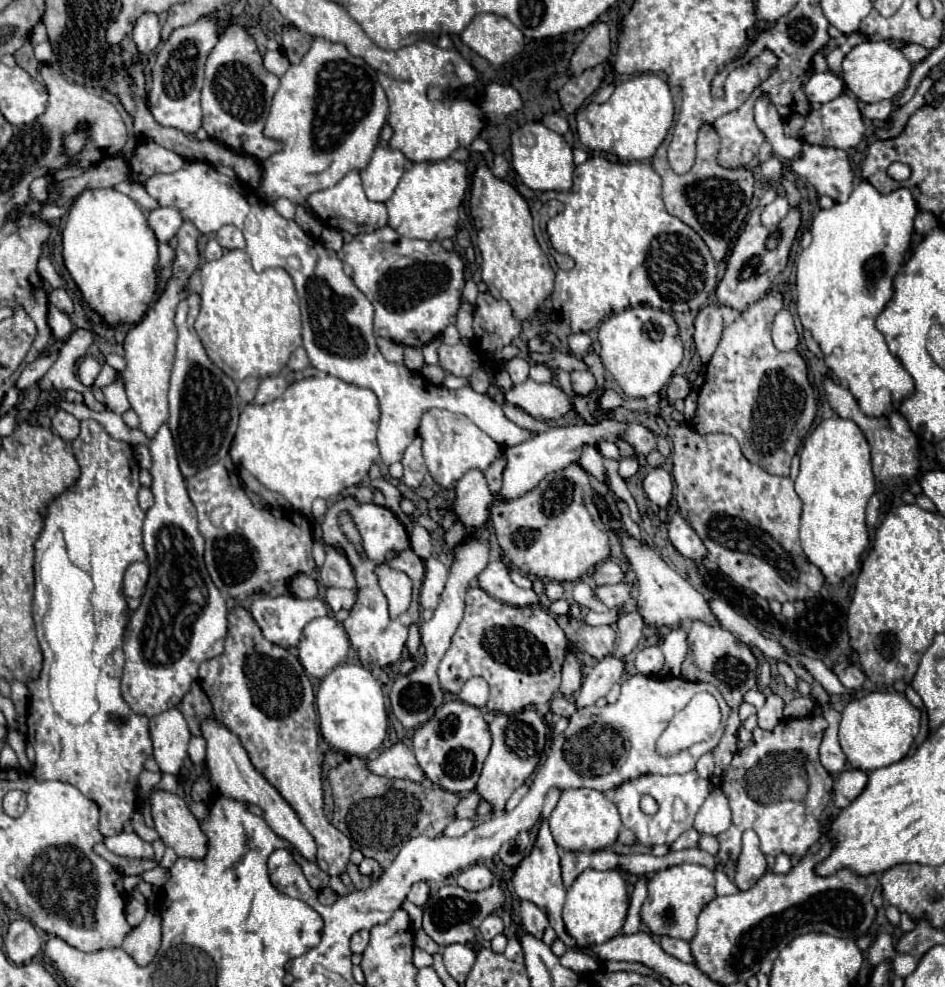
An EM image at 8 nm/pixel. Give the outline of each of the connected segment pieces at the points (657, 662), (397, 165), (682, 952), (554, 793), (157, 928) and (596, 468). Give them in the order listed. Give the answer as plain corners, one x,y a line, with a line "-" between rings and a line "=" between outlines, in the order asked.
653,645
653,647
645,647
645,649
641,649
641,651
637,653
637,657
635,657
635,667
637,667
637,671
639,671
641,675
653,677
653,675
657,675
657,673
661,671
663,661
665,661
665,659
663,659
661,649
659,649
657,645
=
379,145
373,151
371,163
361,171
363,189
365,189
367,197
371,201
385,203
393,195
403,171
405,171
403,165
405,165
403,153
399,153
397,149
=
661,937
661,947
665,953
685,961
685,963
693,963
691,951
689,951
689,943
683,939
675,939
675,937
=
553,787
553,789
547,793
547,797
545,797
545,807
543,807
543,817
549,817
549,815
551,815
551,811
555,809
555,805
557,805
557,801
559,801
559,795
561,795
561,789
557,789
557,787
=
149,911
145,919
127,933
121,949
125,949
137,965
147,965
155,957
161,943
161,917
155,911
=
585,445
583,453
581,453
581,459
579,459
579,465
591,473
595,479
599,479
601,483
605,481
605,475
603,475
603,457
601,453
597,451
597,447
591,447
591,445

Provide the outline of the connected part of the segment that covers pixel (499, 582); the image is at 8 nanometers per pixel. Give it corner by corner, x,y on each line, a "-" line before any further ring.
495,540
490,542
489,563
483,569
483,573
479,573
479,587
487,595
501,599
509,605
517,605
517,607
535,605
539,601
535,591
533,589
521,589
509,579
509,567
503,563
497,550
494,550
491,555
491,546
499,546
499,544

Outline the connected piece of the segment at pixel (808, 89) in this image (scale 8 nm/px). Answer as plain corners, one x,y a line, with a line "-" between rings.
831,71
815,73
805,85
805,95
809,97
811,103
827,103
839,97
841,93
843,93
843,81

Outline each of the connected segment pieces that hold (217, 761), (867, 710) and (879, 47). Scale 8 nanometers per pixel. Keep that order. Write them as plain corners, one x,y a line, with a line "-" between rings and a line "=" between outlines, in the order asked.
207,717
207,721
203,721
201,725
201,735
207,741
207,769
211,773
211,785
221,793
227,795
231,799
237,801
245,801
245,803
253,803
259,805
265,811
265,821
271,825
271,829
287,839
305,859
315,861
315,839
311,837
311,833
307,833
307,829
303,827
303,823
299,821
299,817
295,815
295,811
291,809
291,805
279,795
279,791
267,783
267,779
253,767
253,763
247,757
247,751
243,749
239,737
235,733
231,733
221,721
217,721
215,717
=
875,691
861,699
851,701
843,709
839,725
839,743
853,769
875,771
901,761
911,749
919,733
921,711
909,703
903,693
=
865,41
853,47
843,59
843,79
845,85
863,101
863,103
877,103
883,99
897,97
909,81
913,65
905,59
905,55
887,45
885,41

